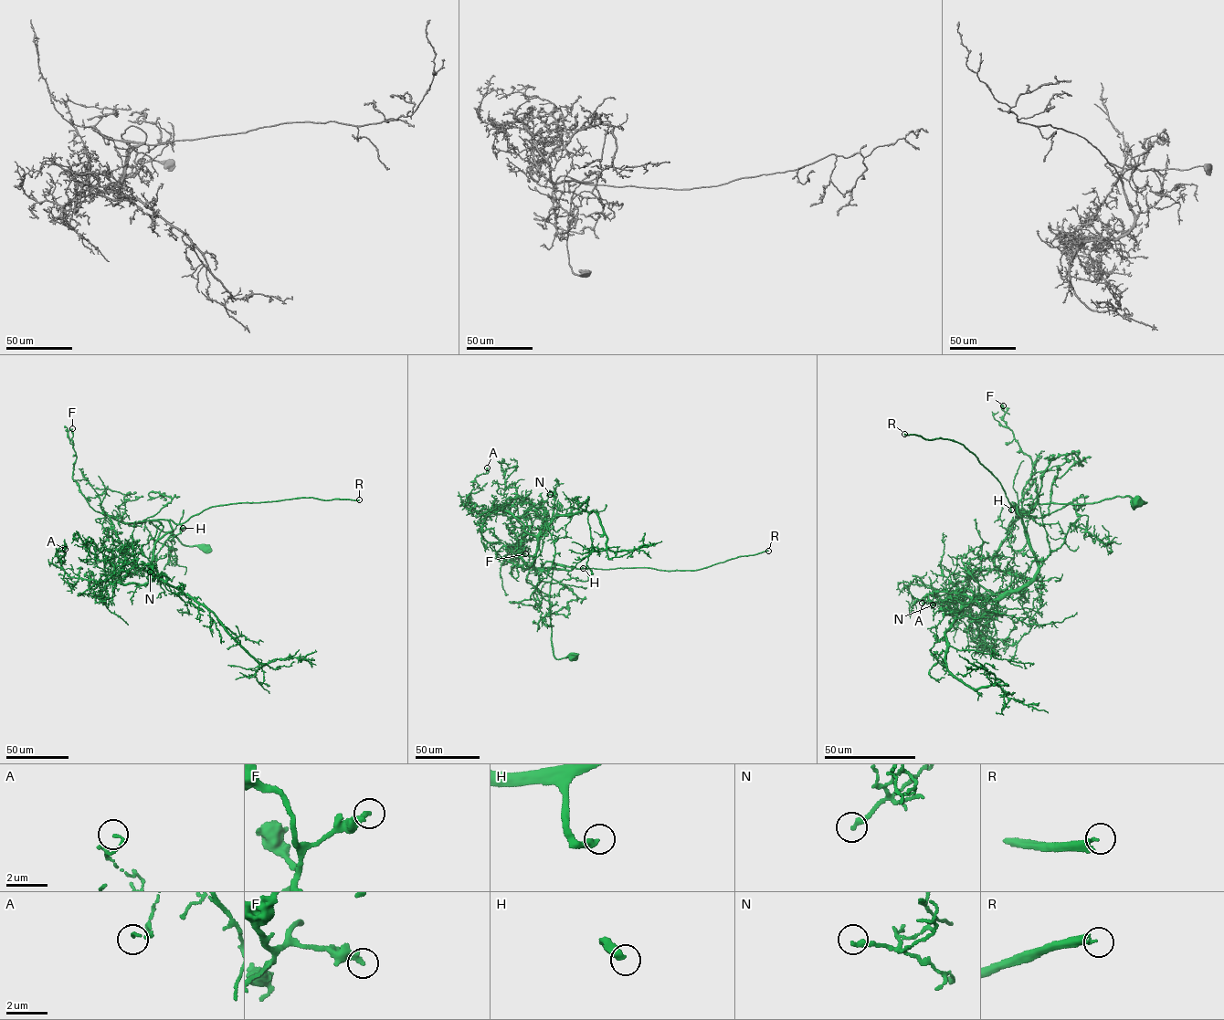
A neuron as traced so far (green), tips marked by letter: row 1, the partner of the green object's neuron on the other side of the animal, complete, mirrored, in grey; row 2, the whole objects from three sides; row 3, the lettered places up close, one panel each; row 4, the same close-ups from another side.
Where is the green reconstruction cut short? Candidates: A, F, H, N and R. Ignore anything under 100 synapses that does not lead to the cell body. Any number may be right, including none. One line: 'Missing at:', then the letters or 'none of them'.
Missing at: H, R

